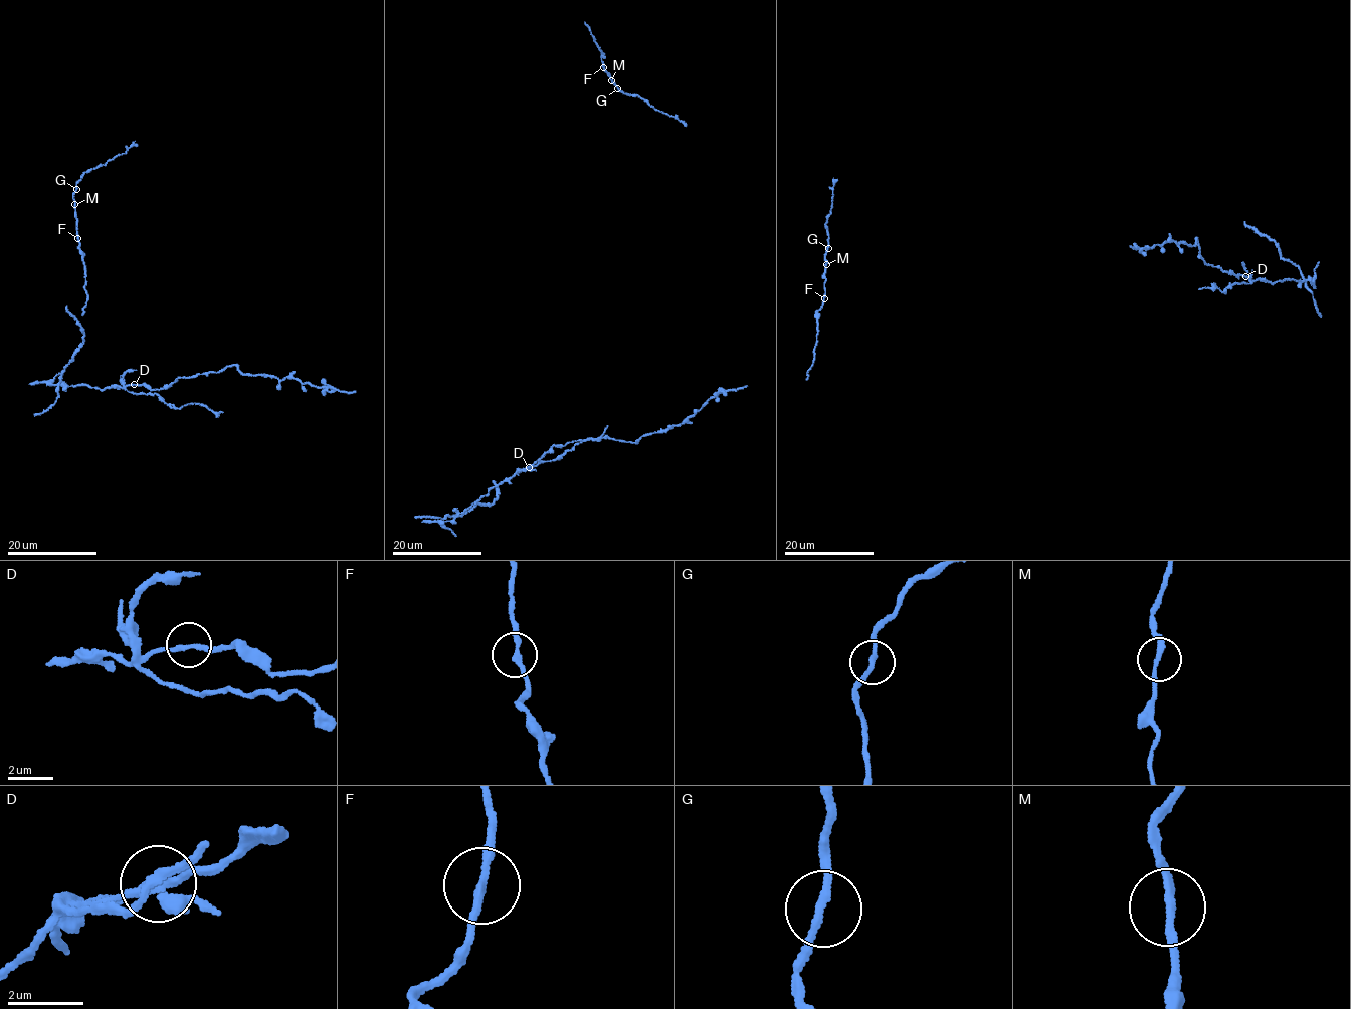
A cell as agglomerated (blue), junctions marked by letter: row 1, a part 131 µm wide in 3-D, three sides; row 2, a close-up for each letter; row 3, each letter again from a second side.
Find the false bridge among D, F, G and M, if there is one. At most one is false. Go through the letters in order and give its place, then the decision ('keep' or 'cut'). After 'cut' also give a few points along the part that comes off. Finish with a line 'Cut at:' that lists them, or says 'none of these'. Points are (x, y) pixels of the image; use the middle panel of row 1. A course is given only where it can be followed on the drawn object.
D: (529, 467) | cut | (529, 467), (492, 487), (450, 520), (476, 503), (493, 502), (499, 489), (495, 481)
F: (603, 67) | keep
G: (617, 88) | keep
M: (611, 80) | keep
Cut at: D

